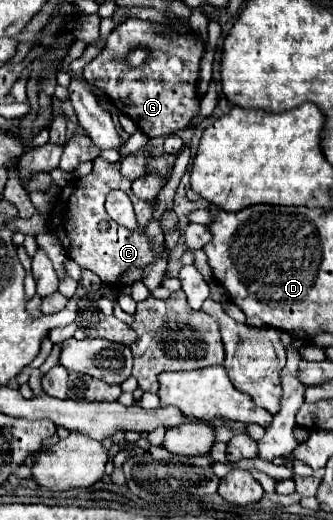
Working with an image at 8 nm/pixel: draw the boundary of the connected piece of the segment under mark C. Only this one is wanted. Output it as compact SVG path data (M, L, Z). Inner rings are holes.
M97 157L93 161L93 171L87 177L73 179L59 191L59 195L55 197L53 209L47 217L47 229L59 239L59 243L67 251L67 257L73 259L81 269L89 269L101 281L105 281L105 285L109 285L113 289L121 289L121 287L133 285L137 281L143 281L147 267L151 263L155 263L157 259L161 259L161 257L169 259L169 251L165 247L161 253L153 251L151 239L145 233L147 223L153 219L153 205L155 205L155 201L145 201L145 199L139 199L133 195L131 181L121 175L119 163L109 163L101 157ZM113 189L121 189L131 199L135 199L135 217L137 217L135 229L121 227L107 215L105 197ZM101 223L107 223L105 231L99 229Z

